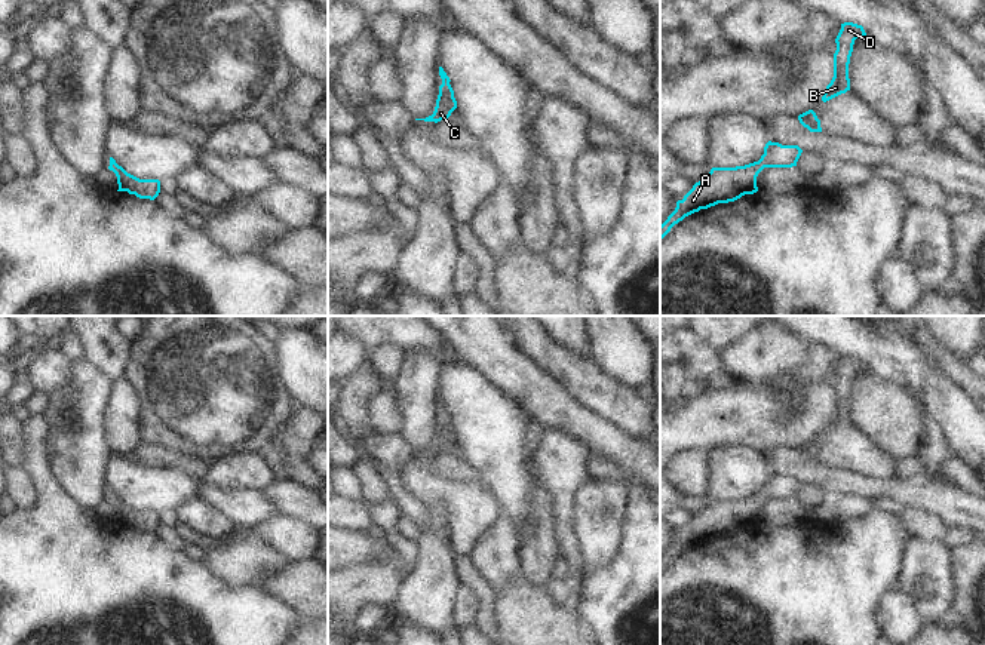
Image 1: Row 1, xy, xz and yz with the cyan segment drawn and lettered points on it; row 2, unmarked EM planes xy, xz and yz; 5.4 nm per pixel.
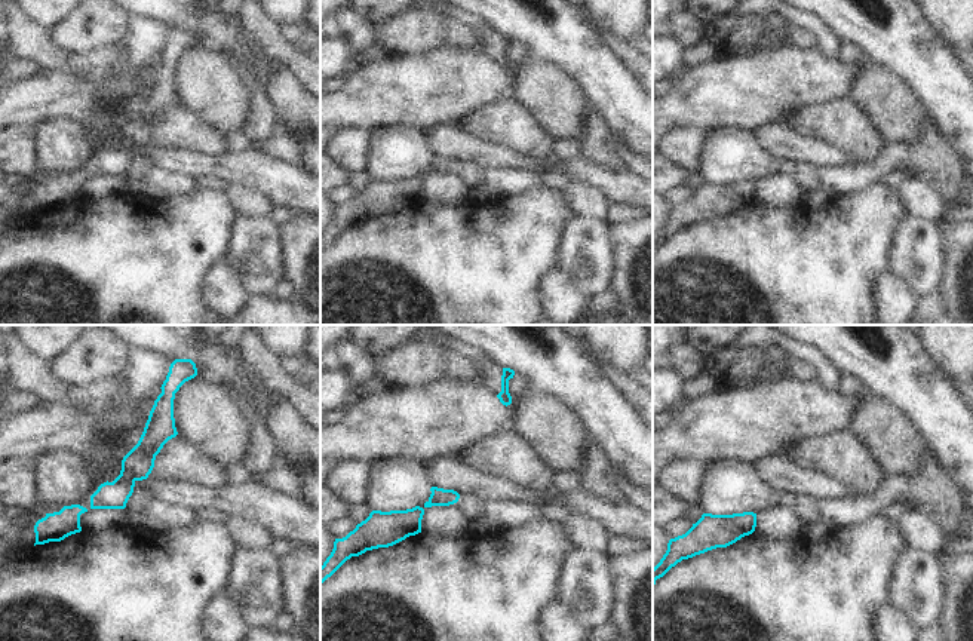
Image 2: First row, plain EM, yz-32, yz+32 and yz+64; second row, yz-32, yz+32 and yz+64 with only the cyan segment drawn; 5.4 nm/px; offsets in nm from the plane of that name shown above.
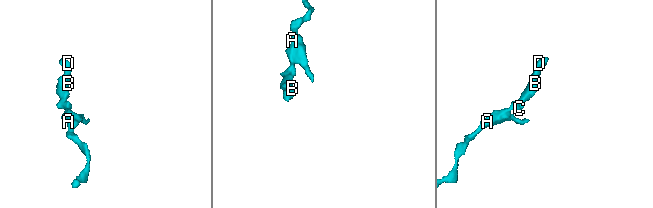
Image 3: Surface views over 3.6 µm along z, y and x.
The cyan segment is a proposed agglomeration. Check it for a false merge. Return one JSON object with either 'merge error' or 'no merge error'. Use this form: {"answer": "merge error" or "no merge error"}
{"answer": "no merge error"}

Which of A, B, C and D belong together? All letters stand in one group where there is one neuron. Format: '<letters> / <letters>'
A B C D

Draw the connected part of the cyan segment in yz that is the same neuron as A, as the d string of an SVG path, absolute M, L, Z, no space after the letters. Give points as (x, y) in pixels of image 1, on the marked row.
M768 141L758 162L736 168L712 168L705 179L696 182L684 199L676 202L675 211L660 225L660 240L675 224L700 209L757 193L757 176L764 168L797 166L801 153L803 150L798 145Z

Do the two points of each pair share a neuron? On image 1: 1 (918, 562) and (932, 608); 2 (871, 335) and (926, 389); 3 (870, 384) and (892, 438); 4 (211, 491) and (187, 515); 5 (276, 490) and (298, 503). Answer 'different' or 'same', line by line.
1: same
2: same
3: same
4: different
5: same

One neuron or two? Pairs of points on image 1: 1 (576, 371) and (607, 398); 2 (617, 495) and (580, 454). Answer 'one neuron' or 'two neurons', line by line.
1: one neuron
2: two neurons

